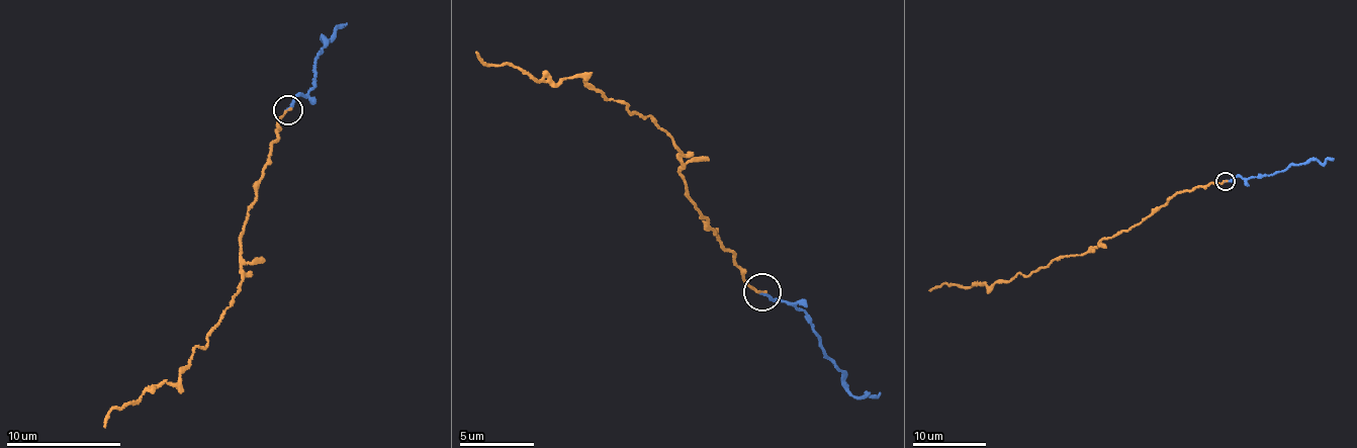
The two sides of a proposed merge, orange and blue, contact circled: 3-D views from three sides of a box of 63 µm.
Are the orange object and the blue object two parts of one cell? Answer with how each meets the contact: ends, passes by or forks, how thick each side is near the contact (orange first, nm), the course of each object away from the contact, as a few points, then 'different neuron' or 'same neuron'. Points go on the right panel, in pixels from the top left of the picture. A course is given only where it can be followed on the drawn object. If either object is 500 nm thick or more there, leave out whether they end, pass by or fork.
orange ends | blue ends | 160/180 nm | orange via (1226, 181), (1183, 190), (1126, 231), (1027, 276), (929, 289) | blue via (1226, 181), (1239, 176), (1251, 178), (1274, 174), (1291, 164), (1302, 165), (1312, 160), (1321, 163), (1332, 158) | same neuron

